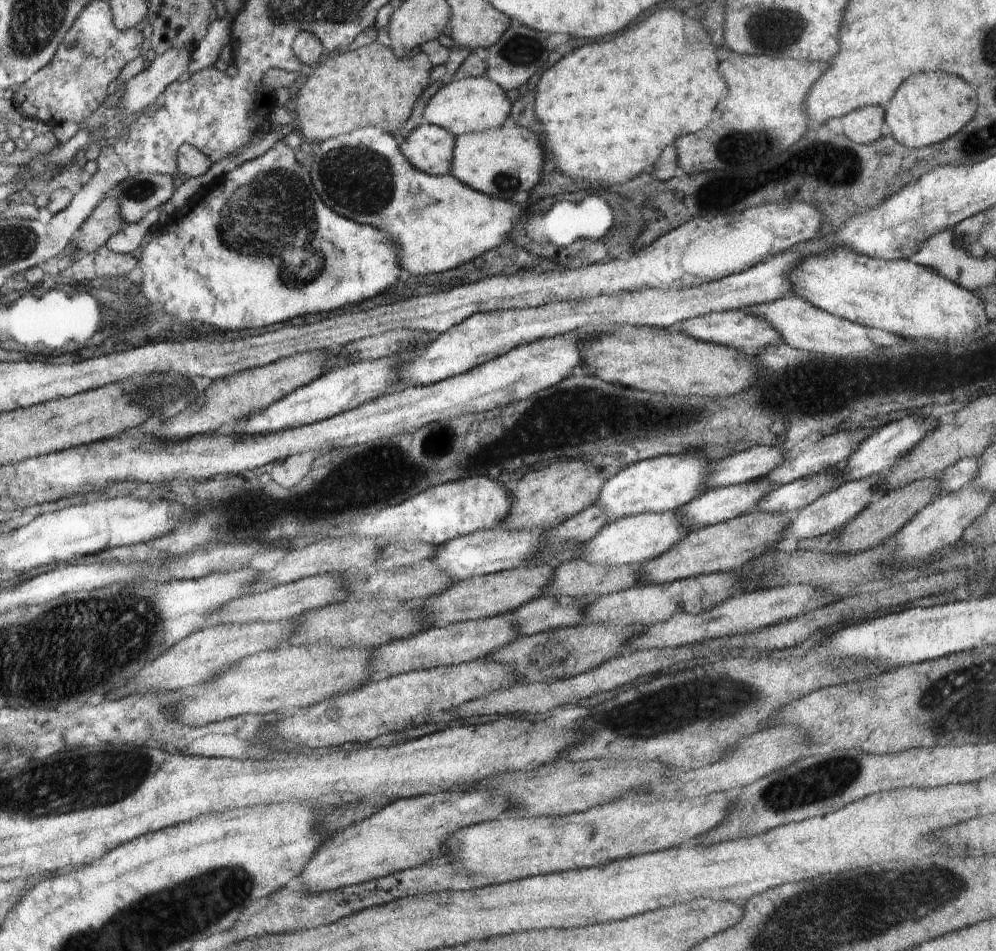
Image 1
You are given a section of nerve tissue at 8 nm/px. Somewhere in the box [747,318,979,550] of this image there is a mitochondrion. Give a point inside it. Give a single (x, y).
(862, 368)

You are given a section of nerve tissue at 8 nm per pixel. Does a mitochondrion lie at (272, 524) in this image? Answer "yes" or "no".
yes

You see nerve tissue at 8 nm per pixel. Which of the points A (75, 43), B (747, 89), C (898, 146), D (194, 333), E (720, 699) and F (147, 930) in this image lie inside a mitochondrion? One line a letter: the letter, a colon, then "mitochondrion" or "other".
A: mitochondrion
B: other
C: other
D: other
E: mitochondrion
F: mitochondrion

